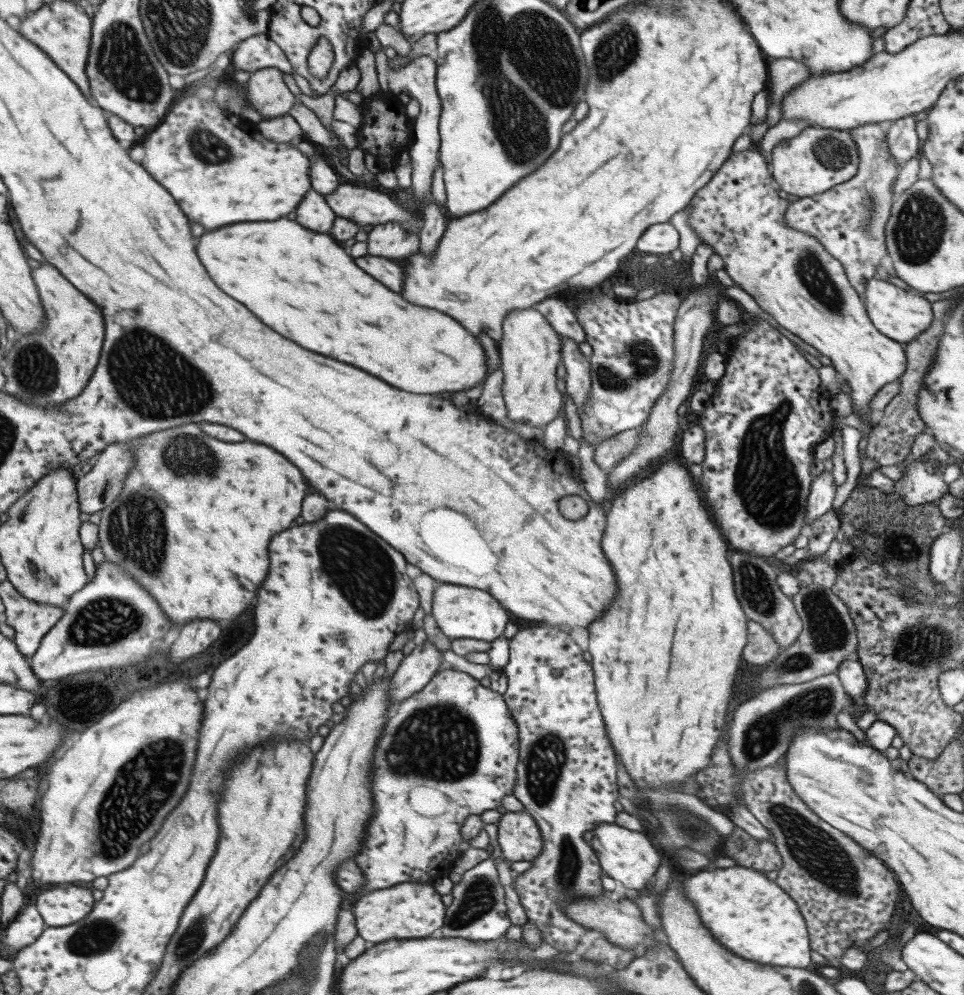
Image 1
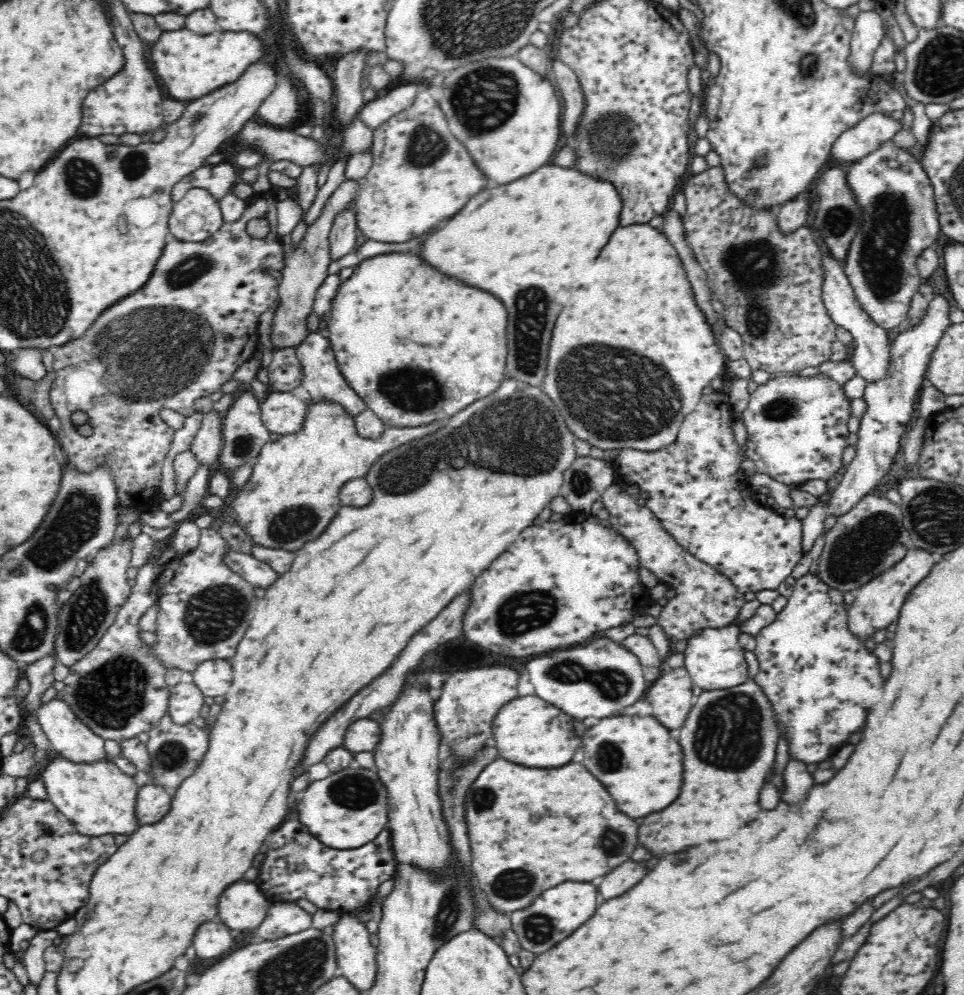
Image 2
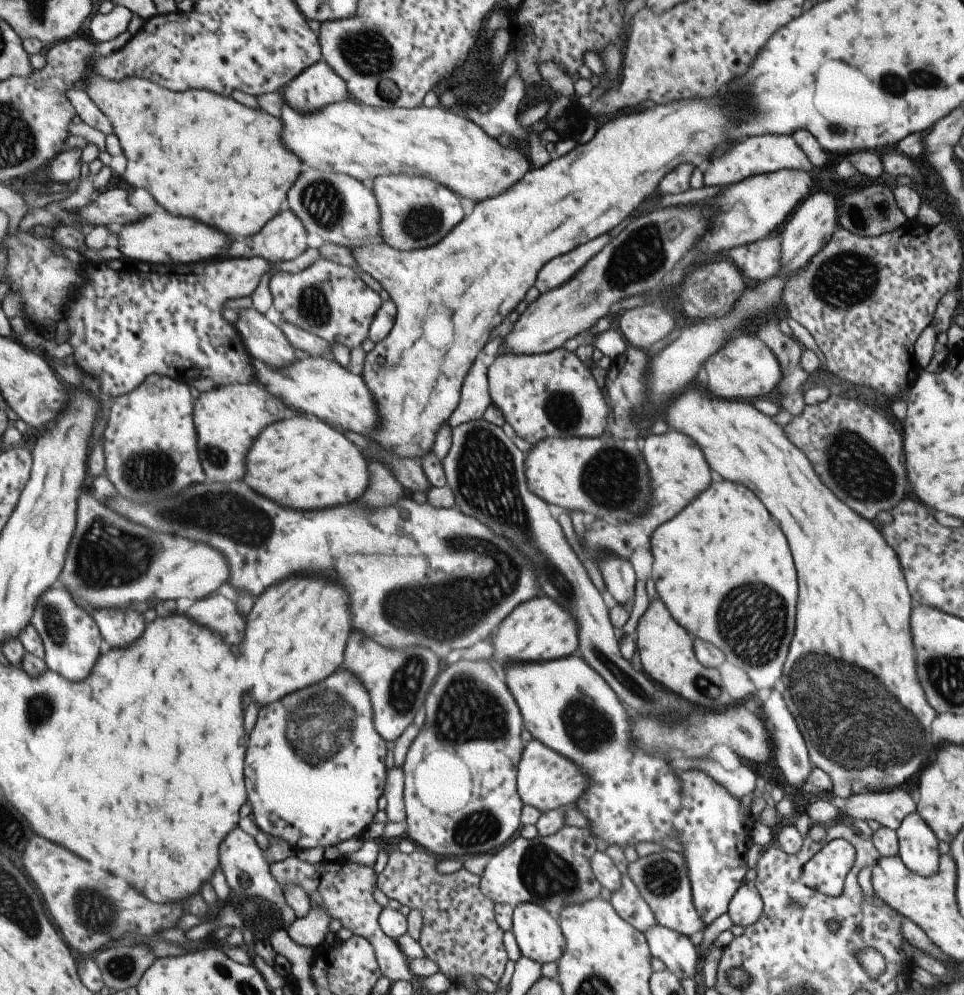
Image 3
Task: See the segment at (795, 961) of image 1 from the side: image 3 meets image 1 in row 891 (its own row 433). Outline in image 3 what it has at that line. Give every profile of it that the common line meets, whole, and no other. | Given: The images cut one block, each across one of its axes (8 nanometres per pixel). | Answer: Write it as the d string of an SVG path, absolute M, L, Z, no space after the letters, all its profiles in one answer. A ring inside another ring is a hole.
M689 390L681 396L677 396L665 412L663 418L668 428L675 431L685 432L685 436L689 436L703 452L705 462L709 464L709 468L713 472L717 472L721 478L731 480L731 482L741 482L745 488L753 490L753 494L759 498L759 502L767 508L767 512L777 520L781 532L787 538L791 556L793 556L793 564L795 564L795 572L797 572L797 612L795 612L795 632L791 638L791 646L787 650L787 660L781 672L781 678L777 680L776 687L779 688L787 710L791 713L799 734L805 740L808 756L811 762L817 768L820 768L829 776L833 788L831 792L835 800L847 800L849 798L849 788L855 780L861 780L871 791L883 791L893 789L905 780L911 774L915 774L921 769L923 762L929 761L929 756L933 754L933 750L937 748L931 736L931 720L935 718L933 708L929 706L929 702L925 700L925 694L917 682L917 672L915 672L915 650L911 644L911 632L909 632L909 612L911 612L911 598L907 594L899 564L897 564L897 556L895 552L883 542L881 534L875 530L875 526L867 520L863 520L861 516L857 516L853 510L849 510L843 502L839 502L825 486L821 486L821 482L817 480L817 476L811 470L811 464L807 462L807 458L781 434L781 428L777 424L771 422L771 418L759 414L757 410L753 410L751 404L747 402L717 402L717 398L709 398L705 394L701 394L699 390Z

